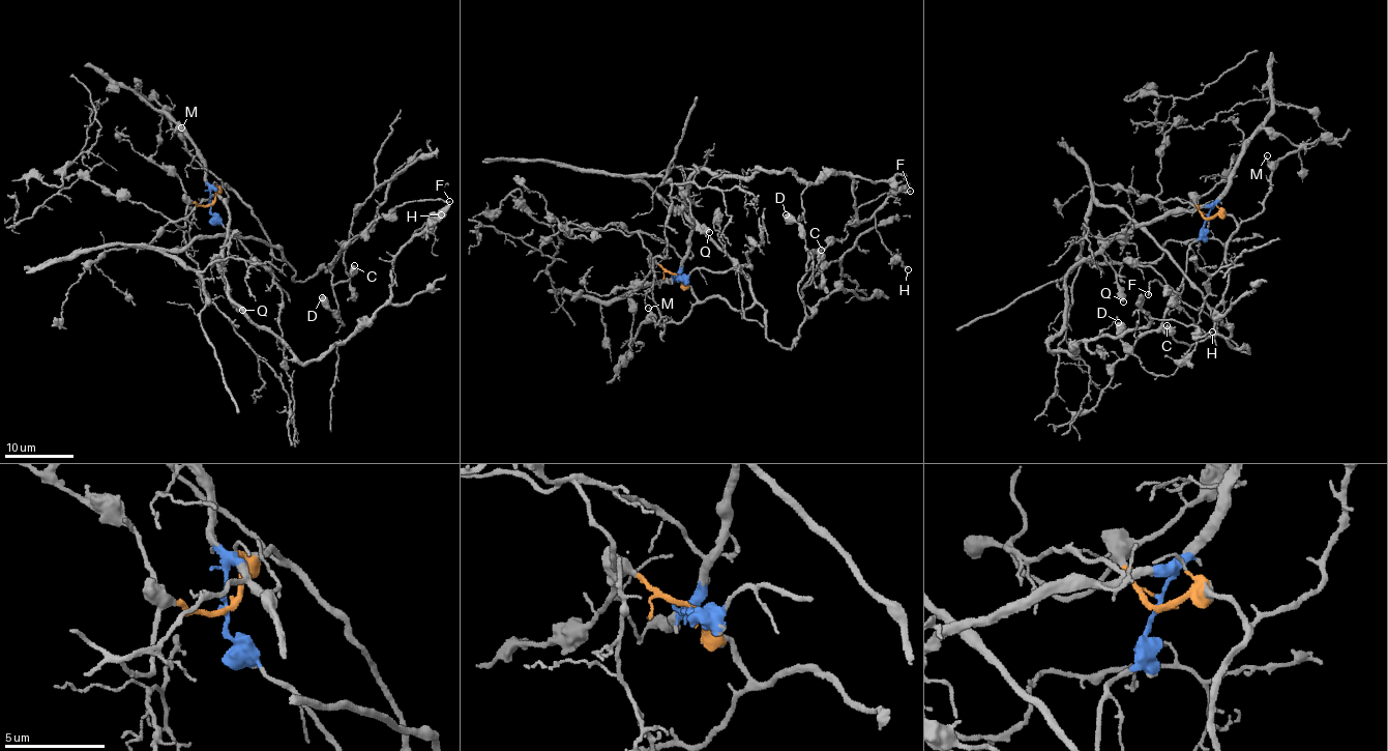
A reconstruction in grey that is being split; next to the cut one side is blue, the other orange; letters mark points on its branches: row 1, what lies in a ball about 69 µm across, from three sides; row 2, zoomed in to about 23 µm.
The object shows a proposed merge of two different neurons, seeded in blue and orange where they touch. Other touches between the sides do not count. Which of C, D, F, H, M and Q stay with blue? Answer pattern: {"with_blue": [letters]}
{"with_blue": ["H", "Q"]}

